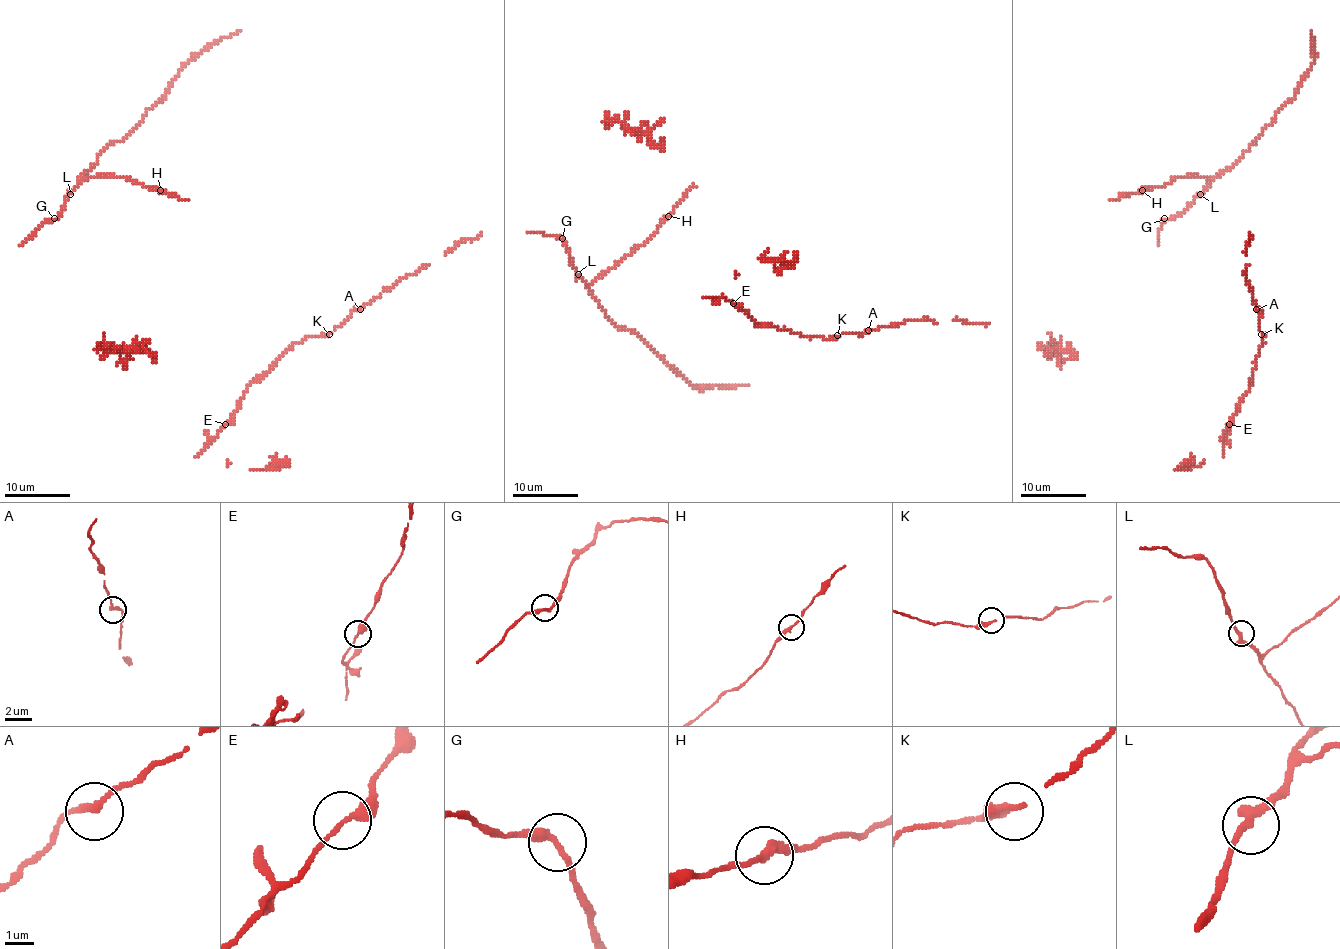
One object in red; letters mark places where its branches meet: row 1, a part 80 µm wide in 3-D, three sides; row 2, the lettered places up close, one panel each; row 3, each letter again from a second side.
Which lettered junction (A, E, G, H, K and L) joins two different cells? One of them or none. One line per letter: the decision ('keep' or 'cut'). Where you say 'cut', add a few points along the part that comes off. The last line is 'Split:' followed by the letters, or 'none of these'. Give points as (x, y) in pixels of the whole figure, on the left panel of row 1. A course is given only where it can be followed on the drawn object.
A: keep
E: keep
G: keep
H: keep
K: keep
L: keep
Split: none of these

